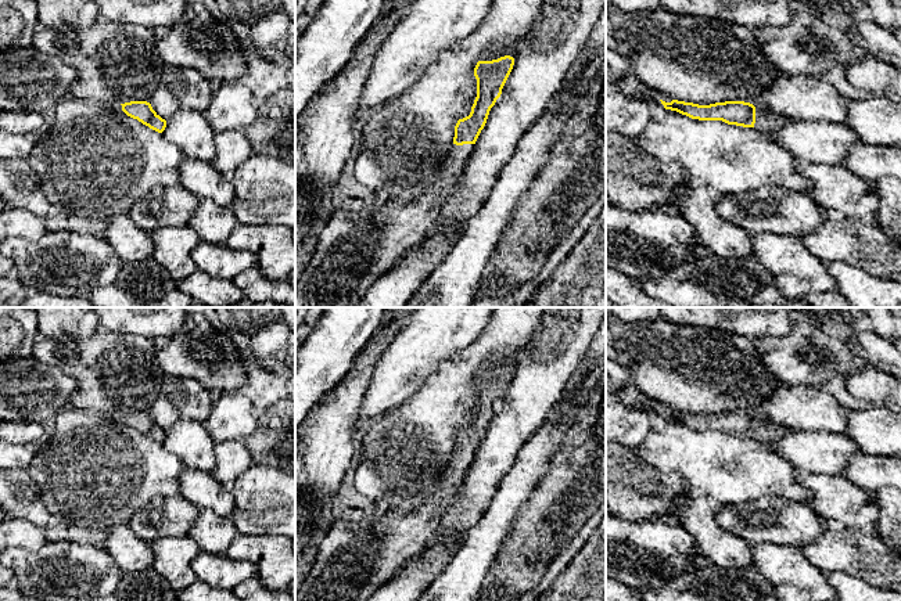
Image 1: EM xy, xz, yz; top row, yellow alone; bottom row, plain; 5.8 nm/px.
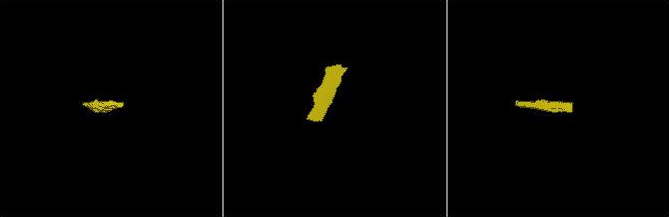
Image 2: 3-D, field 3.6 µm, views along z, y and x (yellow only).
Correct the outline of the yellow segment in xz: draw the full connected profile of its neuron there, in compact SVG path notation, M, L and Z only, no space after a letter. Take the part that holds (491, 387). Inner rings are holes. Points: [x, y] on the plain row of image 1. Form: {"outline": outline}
{"outline": "M510 366L477 373L474 378L477 407L471 422L457 431L453 456L442 471L435 489L430 492L427 501L410 514L385 512L373 525L373 532L380 540L380 550L370 569L367 584L355 601L367 601L378 587L388 583L434 539L439 521L459 492L513 375L514 368Z"}

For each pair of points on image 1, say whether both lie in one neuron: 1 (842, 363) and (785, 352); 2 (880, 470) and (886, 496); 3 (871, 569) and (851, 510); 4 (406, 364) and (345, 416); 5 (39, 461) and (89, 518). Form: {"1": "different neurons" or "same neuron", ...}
{"1": "same neuron", "2": "different neurons", "3": "different neurons", "4": "different neurons", "5": "same neuron"}

